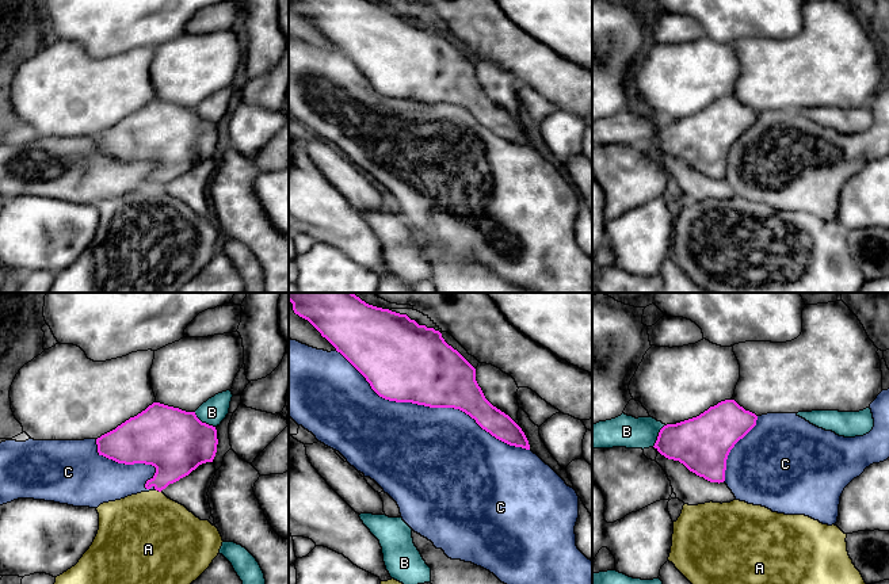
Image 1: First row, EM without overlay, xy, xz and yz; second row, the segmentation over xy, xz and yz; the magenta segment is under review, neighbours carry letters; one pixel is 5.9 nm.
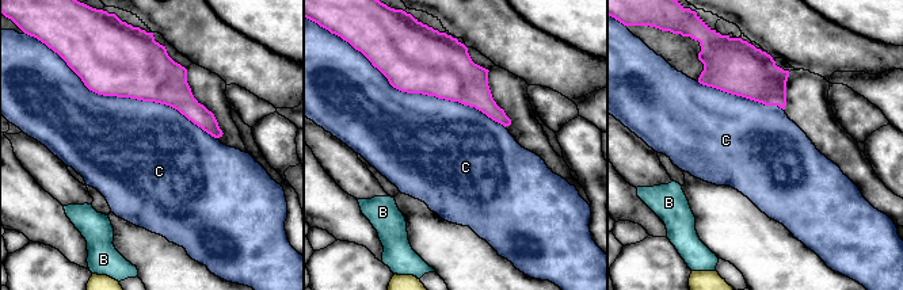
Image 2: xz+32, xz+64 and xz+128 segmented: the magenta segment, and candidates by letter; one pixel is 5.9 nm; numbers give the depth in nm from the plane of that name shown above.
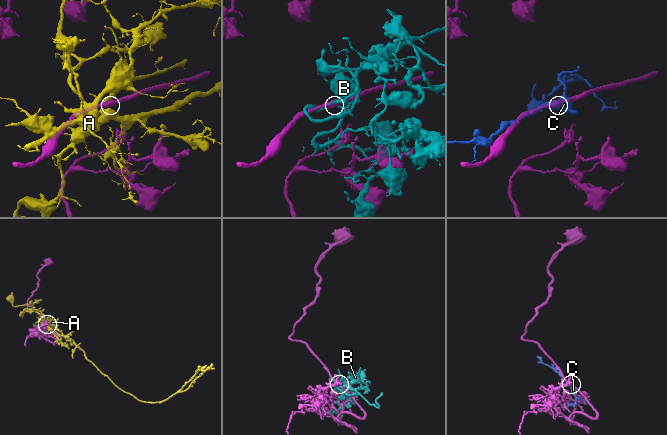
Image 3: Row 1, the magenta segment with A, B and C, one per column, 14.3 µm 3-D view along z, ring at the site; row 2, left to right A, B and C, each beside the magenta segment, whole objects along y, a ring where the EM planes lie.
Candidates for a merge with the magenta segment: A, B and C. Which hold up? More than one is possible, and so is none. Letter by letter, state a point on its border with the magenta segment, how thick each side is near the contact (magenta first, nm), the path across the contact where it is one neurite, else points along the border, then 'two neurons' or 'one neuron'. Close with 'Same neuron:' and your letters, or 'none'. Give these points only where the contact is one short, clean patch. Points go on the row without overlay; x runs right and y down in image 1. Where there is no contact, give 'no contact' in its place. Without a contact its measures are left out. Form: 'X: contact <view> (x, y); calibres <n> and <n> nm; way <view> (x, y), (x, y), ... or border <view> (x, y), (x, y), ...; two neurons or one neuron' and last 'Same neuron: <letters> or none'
A: contact xy (159, 187); calibres 300 and 460 nm; two neurons
B: contact xy (203, 119); calibres 380 and 150 nm; two neurons
C: contact xz (431, 103); calibres 420 and 500 nm; two neurons
Same neuron: none

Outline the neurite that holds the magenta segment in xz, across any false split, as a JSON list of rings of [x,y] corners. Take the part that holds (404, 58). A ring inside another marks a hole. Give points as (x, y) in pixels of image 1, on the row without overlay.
[[[293,0],[293,7],[308,16],[370,80],[382,95],[396,99],[412,99],[430,104],[454,104],[465,108],[496,135],[515,144],[530,146],[522,125],[504,108],[493,103],[476,77],[476,65],[434,24],[419,22],[407,11],[369,0]]]

